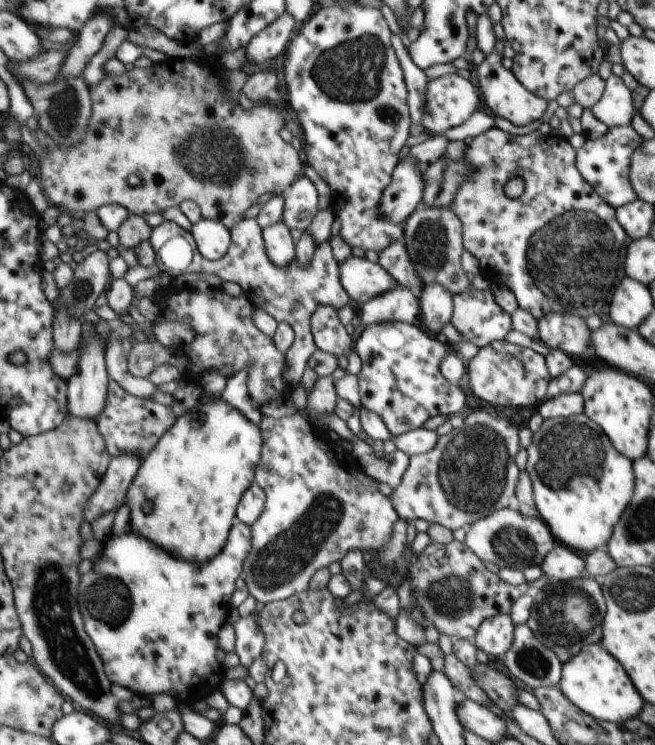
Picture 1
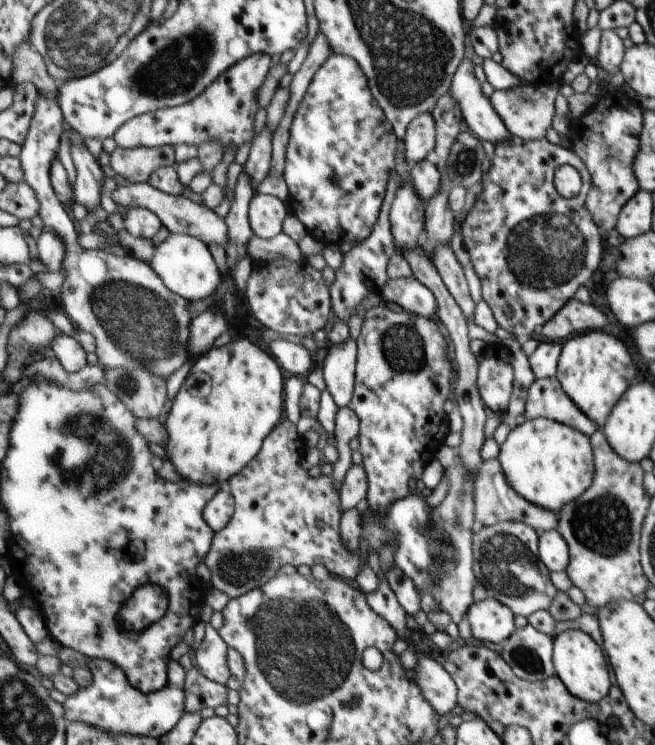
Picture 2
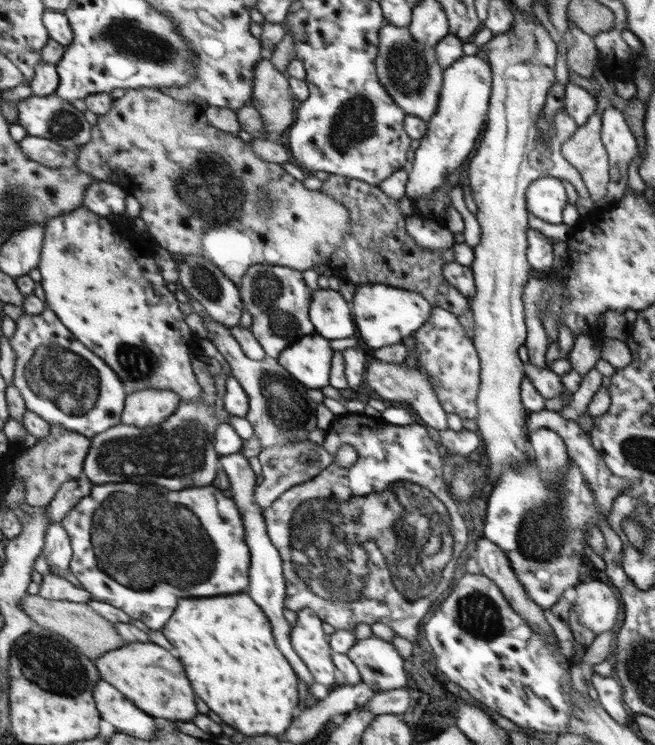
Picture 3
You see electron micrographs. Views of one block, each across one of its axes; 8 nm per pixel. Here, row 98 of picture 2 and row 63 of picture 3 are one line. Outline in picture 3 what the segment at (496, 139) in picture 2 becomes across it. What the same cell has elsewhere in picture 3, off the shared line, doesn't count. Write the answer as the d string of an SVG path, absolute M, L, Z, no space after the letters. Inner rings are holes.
M461 55L445 68L442 77L441 98L436 112L426 122L426 133L419 139L419 147L413 152L412 163L406 169L408 179L404 196L415 202L441 188L445 178L461 166L461 162L473 150L475 138L483 126L487 100L491 90L490 63L477 55Z

